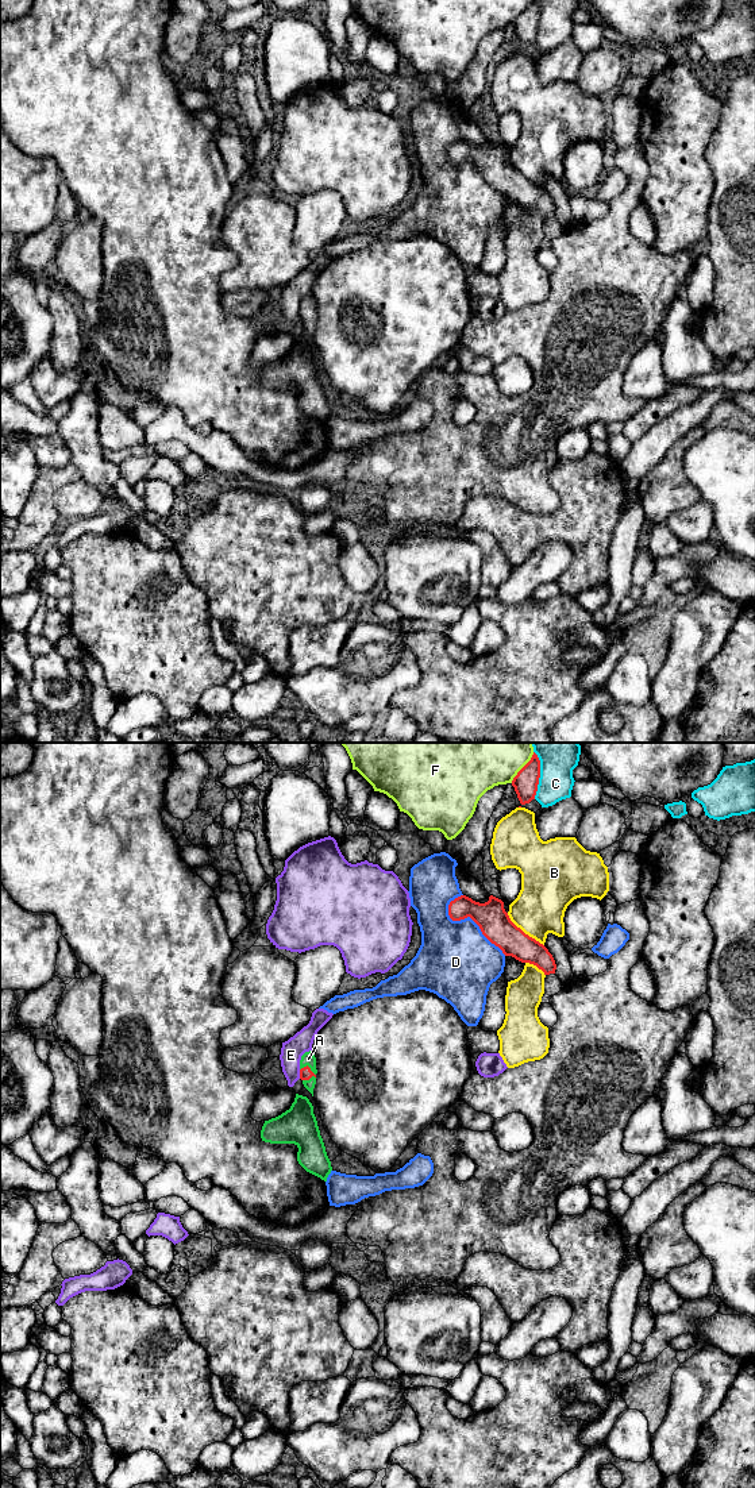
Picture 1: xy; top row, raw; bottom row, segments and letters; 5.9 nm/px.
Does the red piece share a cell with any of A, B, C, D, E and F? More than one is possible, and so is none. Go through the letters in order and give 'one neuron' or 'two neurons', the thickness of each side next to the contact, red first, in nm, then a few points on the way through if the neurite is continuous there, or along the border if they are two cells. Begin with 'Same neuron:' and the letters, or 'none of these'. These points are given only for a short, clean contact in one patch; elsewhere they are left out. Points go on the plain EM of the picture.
Same neuron: A
A: one neuron | 80/80 nm | across xy (305, 317), (309, 312), (308, 303)
B: two neurons | 190/300 nm
C: two neurons | 150/200 nm
D: two neurons | 190/420 nm
E: two neurons | 80/130 nm
F: two neurons | 150/220 nm

